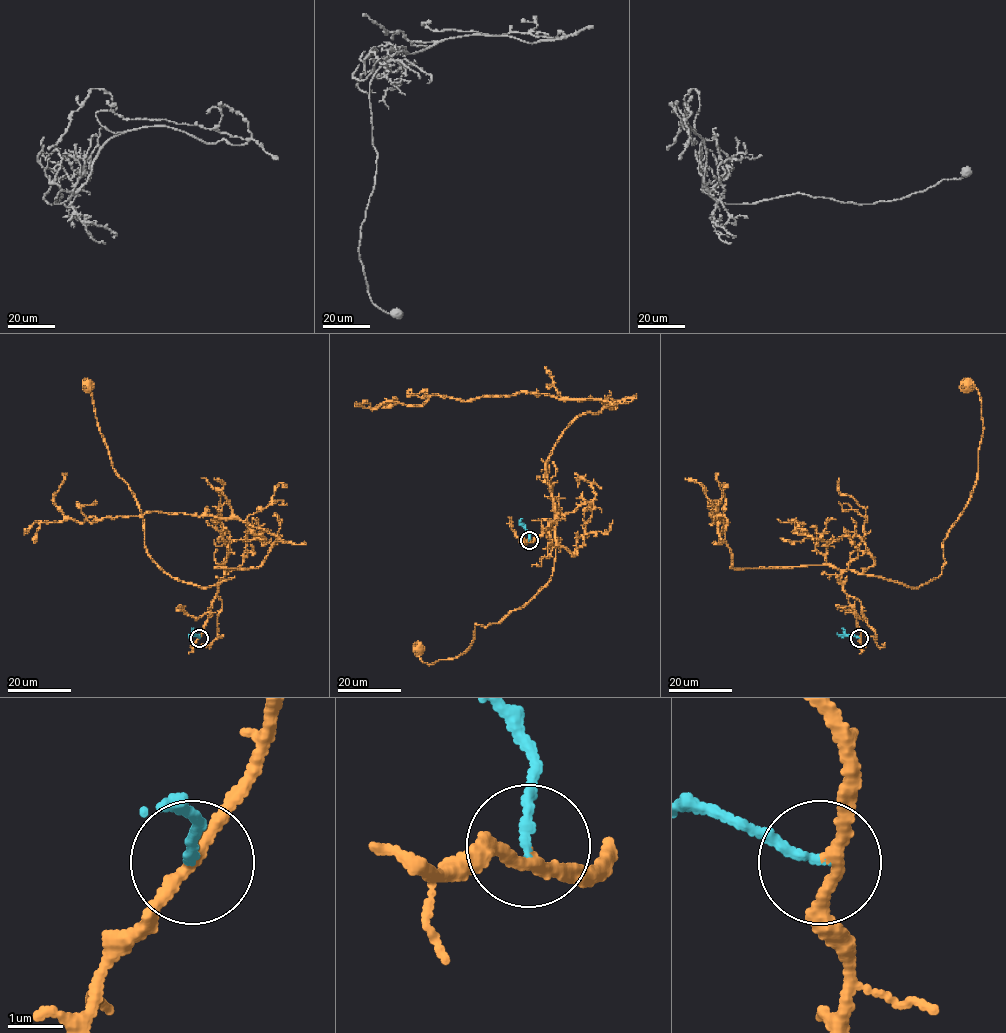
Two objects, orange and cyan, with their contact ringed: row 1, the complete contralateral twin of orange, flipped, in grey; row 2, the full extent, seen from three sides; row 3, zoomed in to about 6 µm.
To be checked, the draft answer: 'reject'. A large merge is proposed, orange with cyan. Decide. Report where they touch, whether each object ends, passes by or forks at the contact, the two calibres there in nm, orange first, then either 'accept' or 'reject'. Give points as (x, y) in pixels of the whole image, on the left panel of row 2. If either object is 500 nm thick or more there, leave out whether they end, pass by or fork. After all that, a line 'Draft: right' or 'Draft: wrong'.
at (199, 638); orange passes by; cyan ends there; 220 nm thick on the orange side, 170 nm on the other; accept
Draft: wrong

